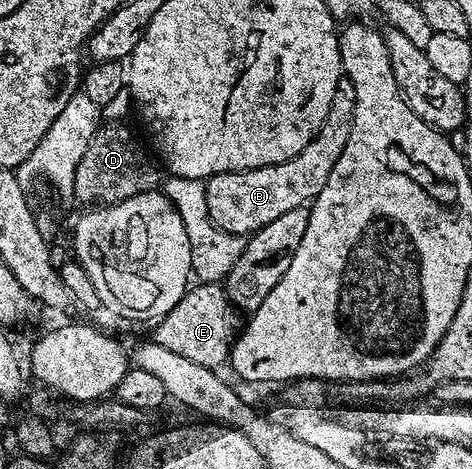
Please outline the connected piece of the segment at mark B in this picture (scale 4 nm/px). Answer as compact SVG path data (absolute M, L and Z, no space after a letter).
M343 78L335 86L331 110L327 110L327 118L323 126L319 126L319 134L315 134L295 158L246 172L220 172L204 181L210 222L221 231L245 238L267 226L267 222L275 222L275 218L287 214L287 210L312 205L319 190L327 186L327 178L331 178L331 170L335 170L335 162L339 162L339 154L343 154L343 146L347 146L347 138L351 138L354 122L355 86Z

